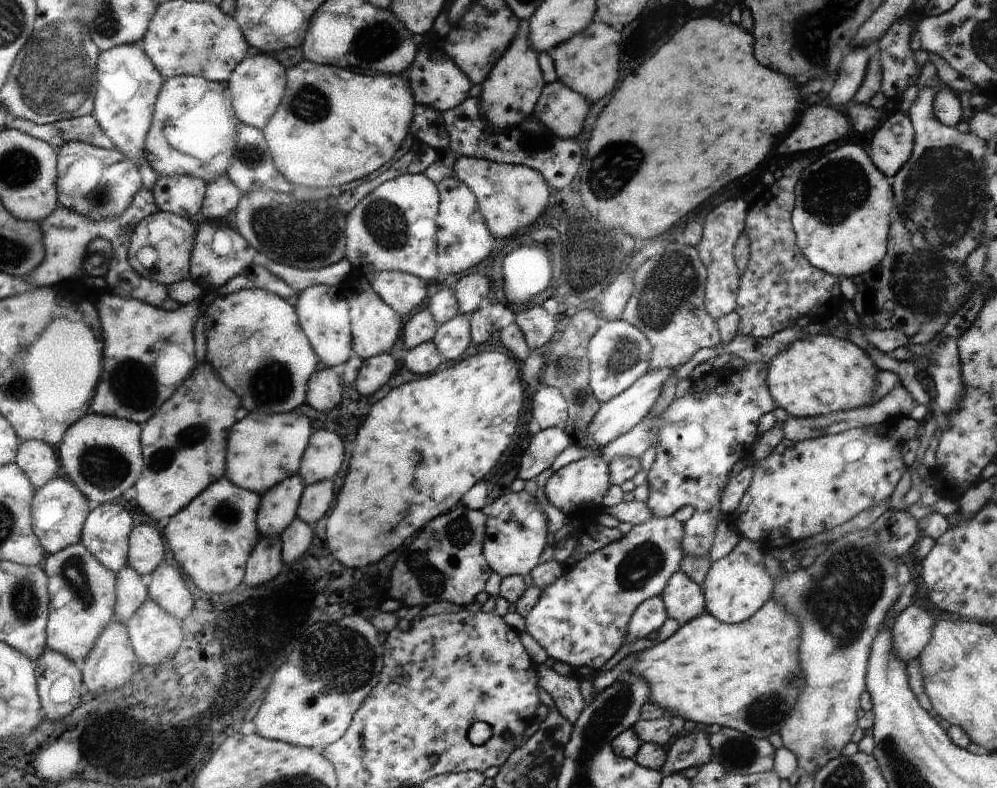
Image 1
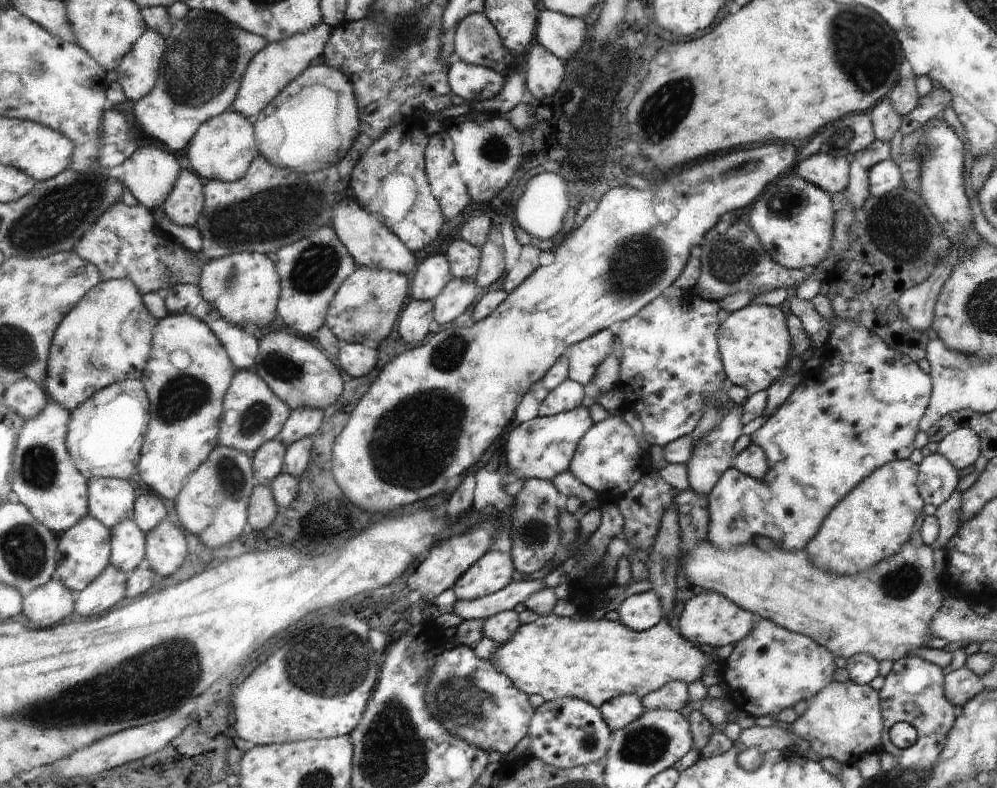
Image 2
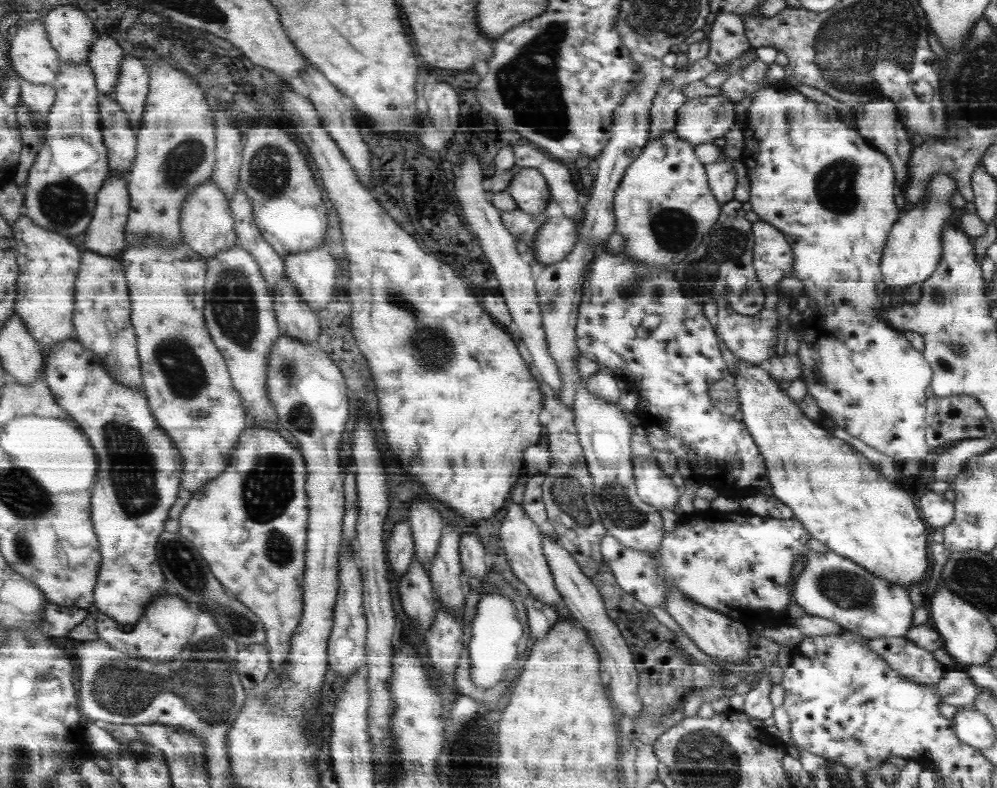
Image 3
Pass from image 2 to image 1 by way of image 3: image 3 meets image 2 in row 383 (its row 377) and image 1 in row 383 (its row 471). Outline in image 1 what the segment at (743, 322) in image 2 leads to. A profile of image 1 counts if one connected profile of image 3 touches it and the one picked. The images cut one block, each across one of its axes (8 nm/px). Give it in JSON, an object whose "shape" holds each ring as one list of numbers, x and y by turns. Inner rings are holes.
{"shape":[[819,334,819,336,805,336,803,340,795,340,791,346,783,348,777,356,771,358,769,372,767,372,767,386,769,394,773,396,777,408,783,408,787,416,791,418,811,418,811,416,825,416,829,412,845,412,855,408,865,408,875,402,873,392,877,388,875,384,875,366,871,358,865,356,857,346,849,344,847,340,839,340,831,334]]}

